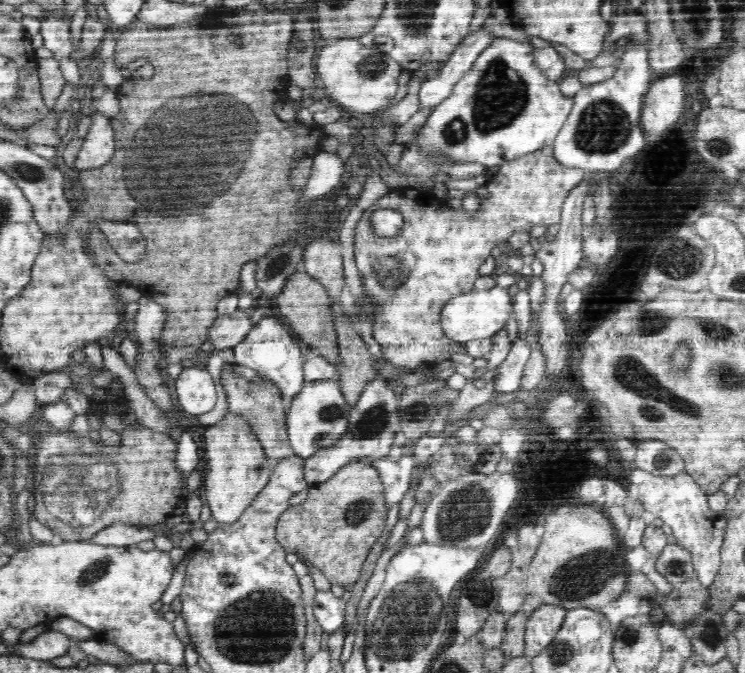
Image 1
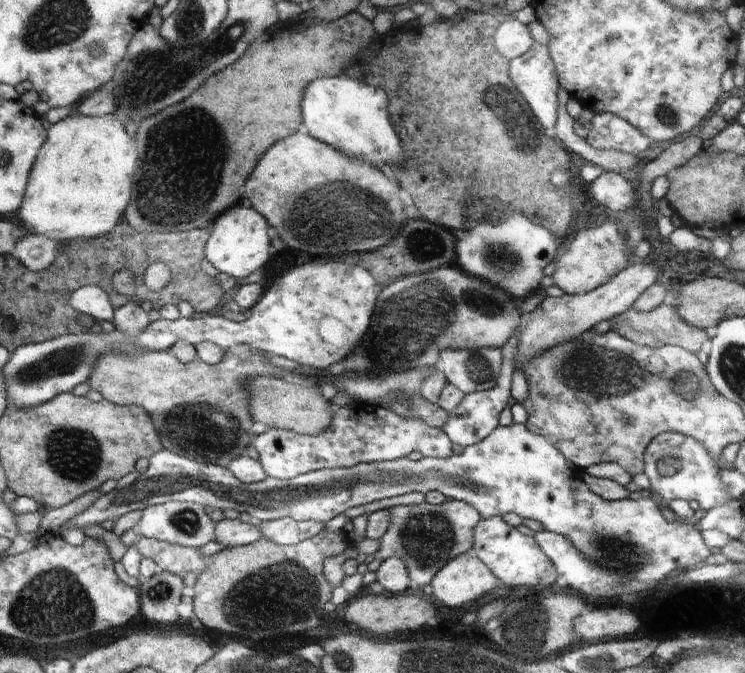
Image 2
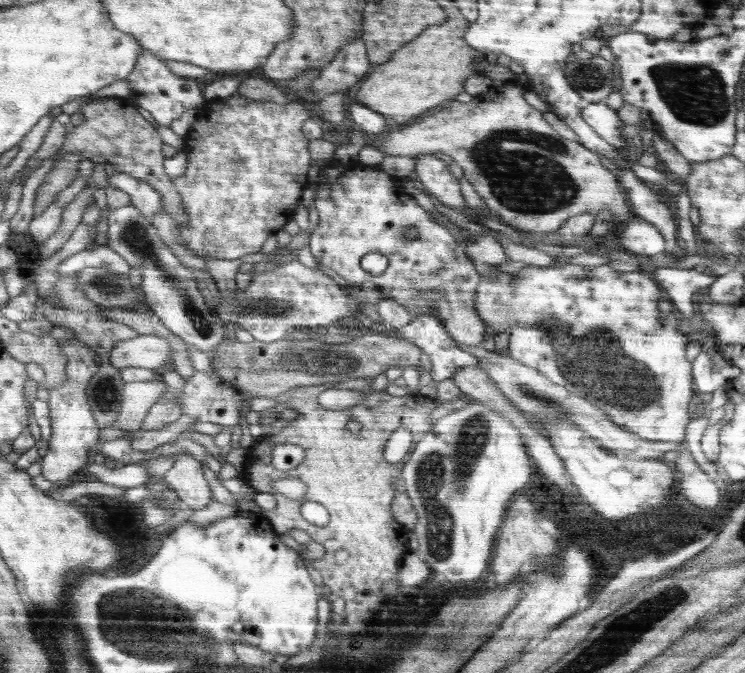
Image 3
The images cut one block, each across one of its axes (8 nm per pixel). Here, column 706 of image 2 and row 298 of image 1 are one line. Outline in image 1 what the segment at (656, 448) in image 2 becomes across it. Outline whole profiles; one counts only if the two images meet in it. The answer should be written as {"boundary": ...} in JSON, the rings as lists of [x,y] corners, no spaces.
{"boundary":[[[496,285],[492,289],[472,289],[466,293],[459,293],[459,296],[452,297],[443,306],[439,318],[446,337],[452,340],[457,347],[461,347],[472,340],[491,339],[506,326],[508,320],[513,318],[510,293],[509,289],[499,288]]]}

